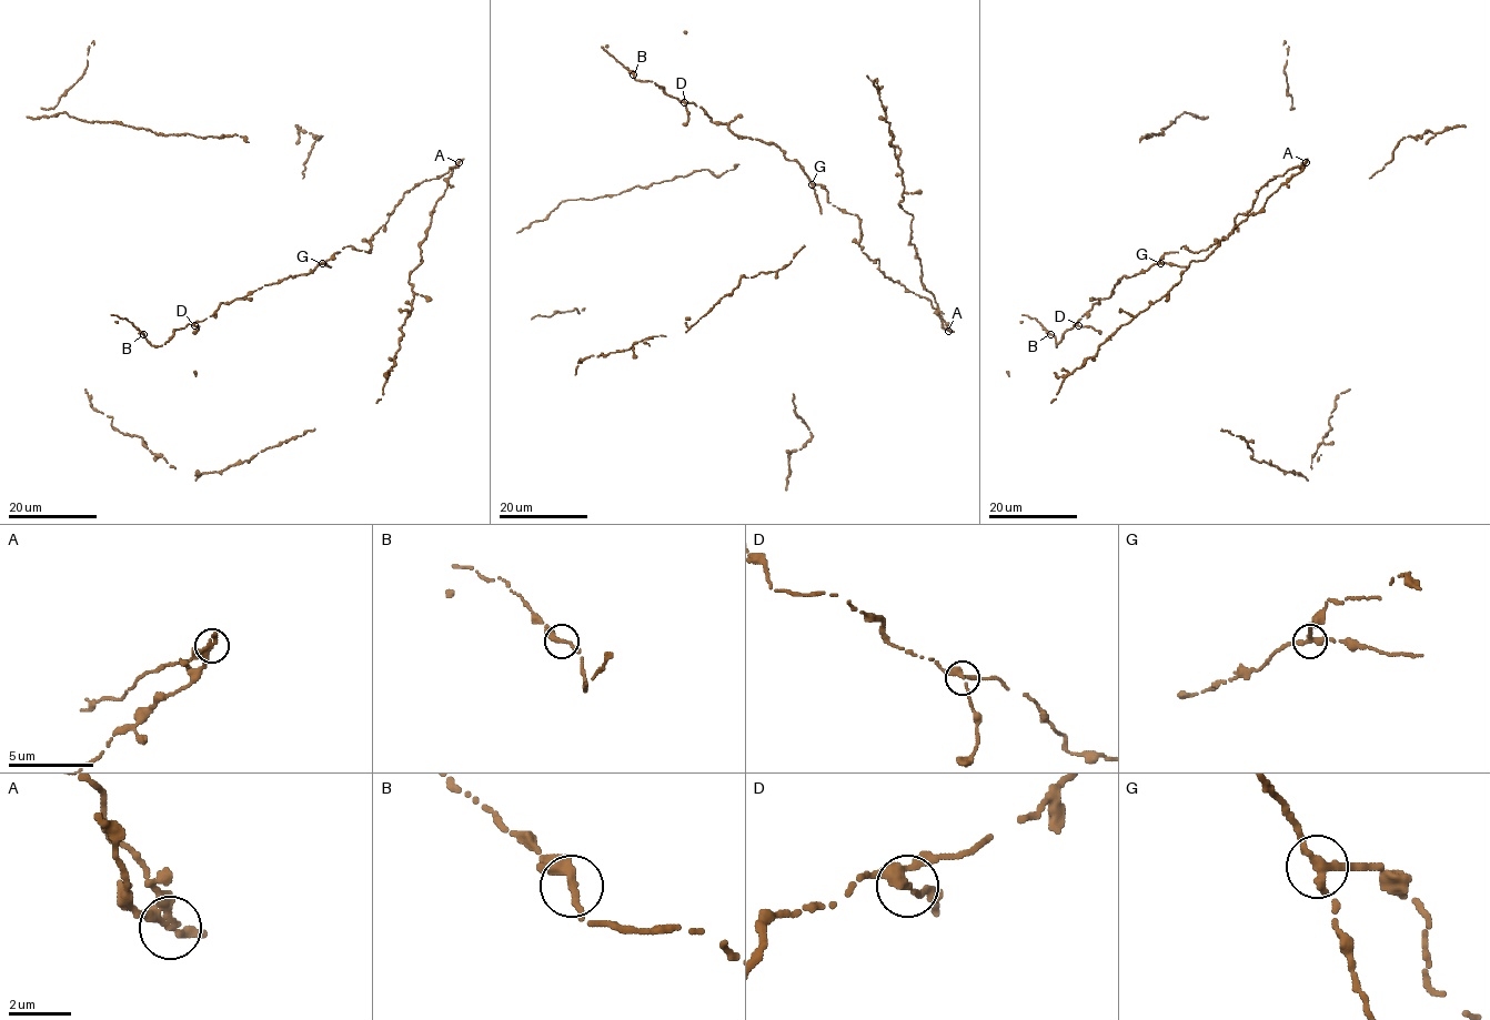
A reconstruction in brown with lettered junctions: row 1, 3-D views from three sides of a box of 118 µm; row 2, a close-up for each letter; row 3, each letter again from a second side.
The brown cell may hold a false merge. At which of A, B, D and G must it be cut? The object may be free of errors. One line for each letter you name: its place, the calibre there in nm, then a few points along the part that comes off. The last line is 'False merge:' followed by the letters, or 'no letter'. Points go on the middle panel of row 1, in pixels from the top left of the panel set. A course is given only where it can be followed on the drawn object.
A: (948, 331) | 260 nm | (948, 331), (922, 282), (909, 242), (913, 216), (898, 204), (904, 190), (893, 134), (866, 76)
False merge: A

